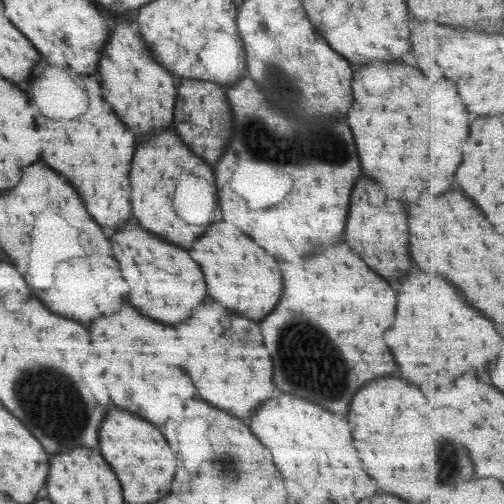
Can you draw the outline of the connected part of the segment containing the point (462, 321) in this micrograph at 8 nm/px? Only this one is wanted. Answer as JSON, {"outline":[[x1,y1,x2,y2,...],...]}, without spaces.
{"outline":[[411,268,397,294,393,328,383,334,399,366,401,380,415,386,447,386,469,372,483,378,489,364,497,358,497,342,501,338,497,330,483,330,483,318,445,278,439,274,421,274,417,268]]}

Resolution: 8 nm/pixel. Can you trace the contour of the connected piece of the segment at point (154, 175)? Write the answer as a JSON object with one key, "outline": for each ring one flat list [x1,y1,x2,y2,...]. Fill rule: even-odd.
{"outline":[[172,129,153,134,149,140,139,142,137,148,139,150,135,150,133,154,133,166,129,172,133,218,143,230,163,238,165,242,175,242,175,246,183,250,189,250,191,244,207,230,207,226,191,226,179,220,179,216,171,206,176,180,181,174,192,174,214,185,213,168,190,152],[149,148,159,148,159,150,149,150]]}

